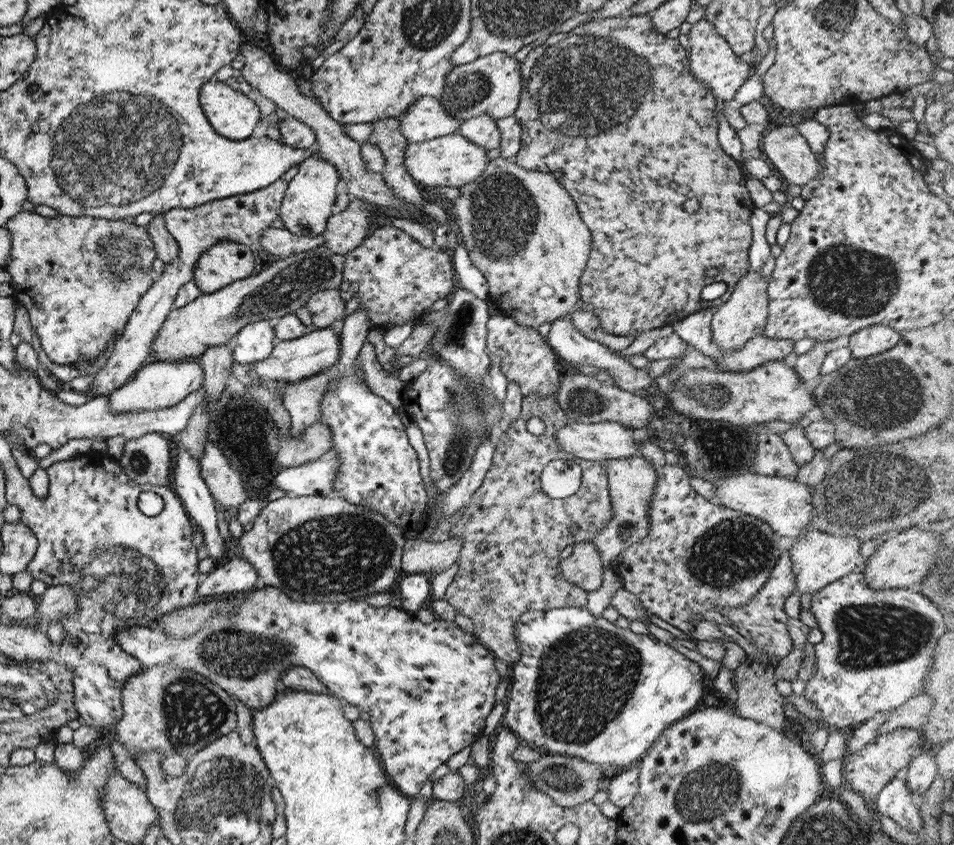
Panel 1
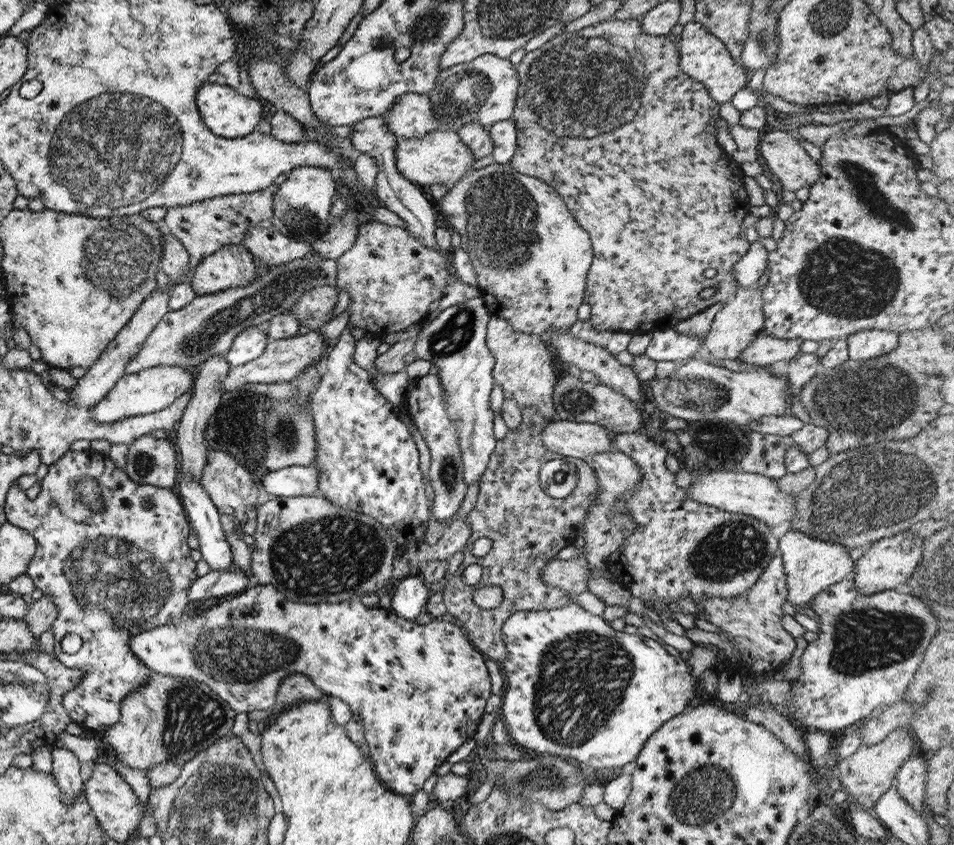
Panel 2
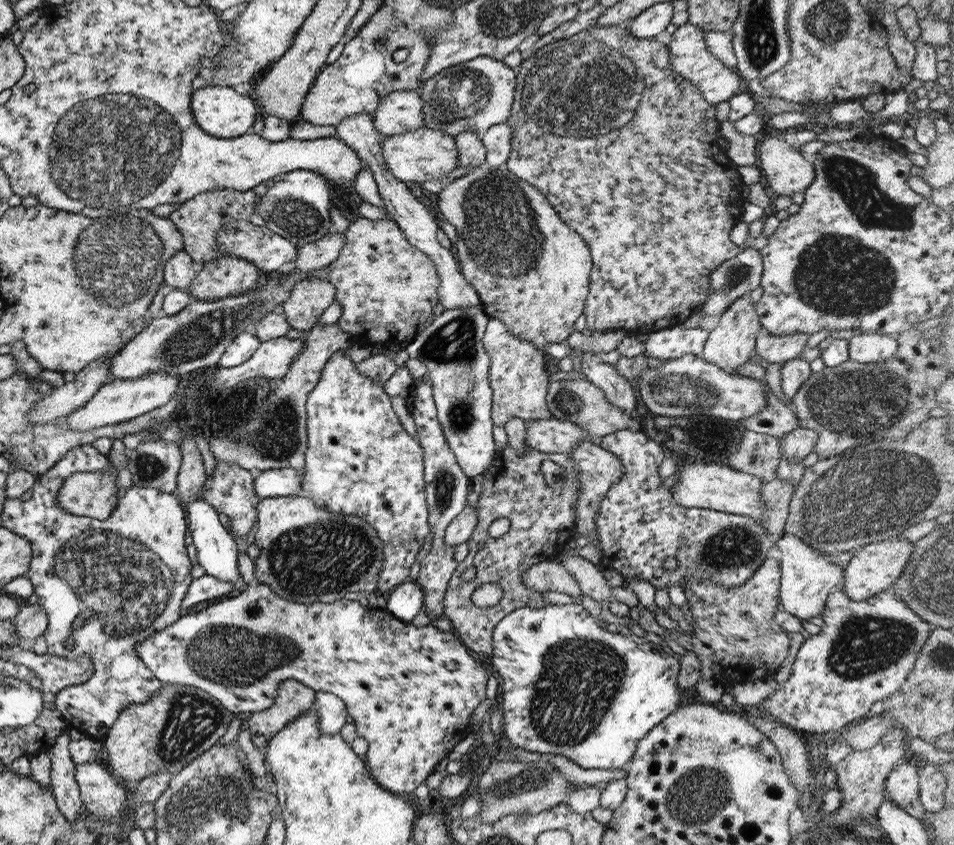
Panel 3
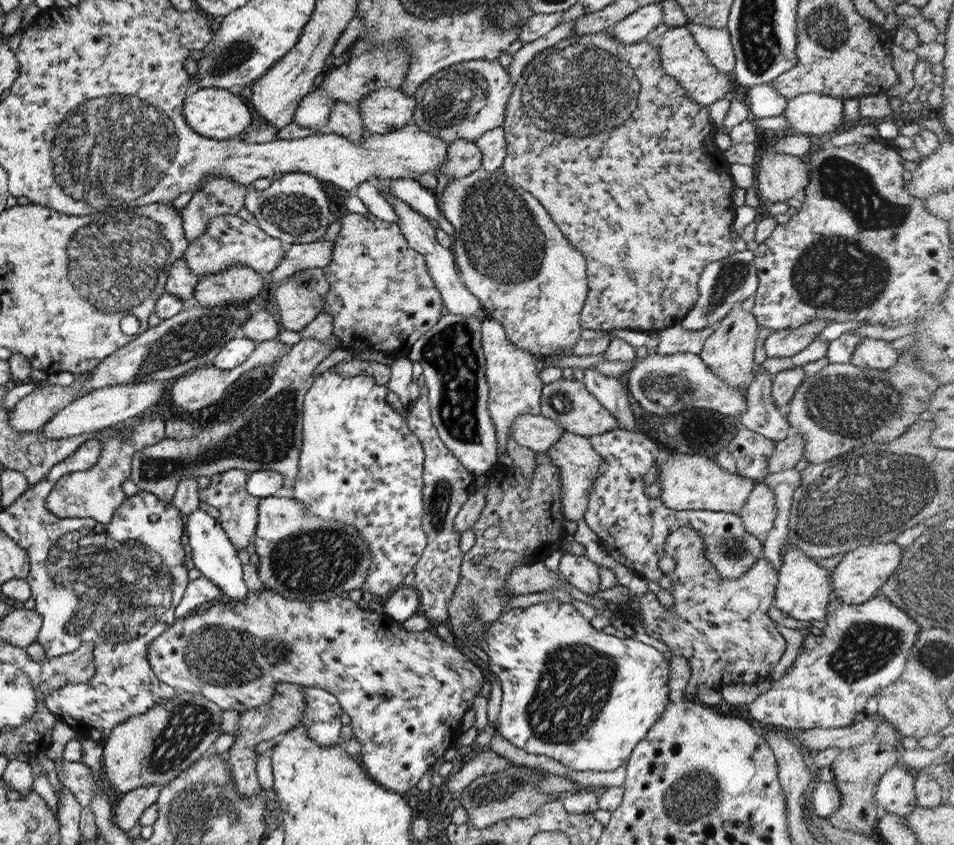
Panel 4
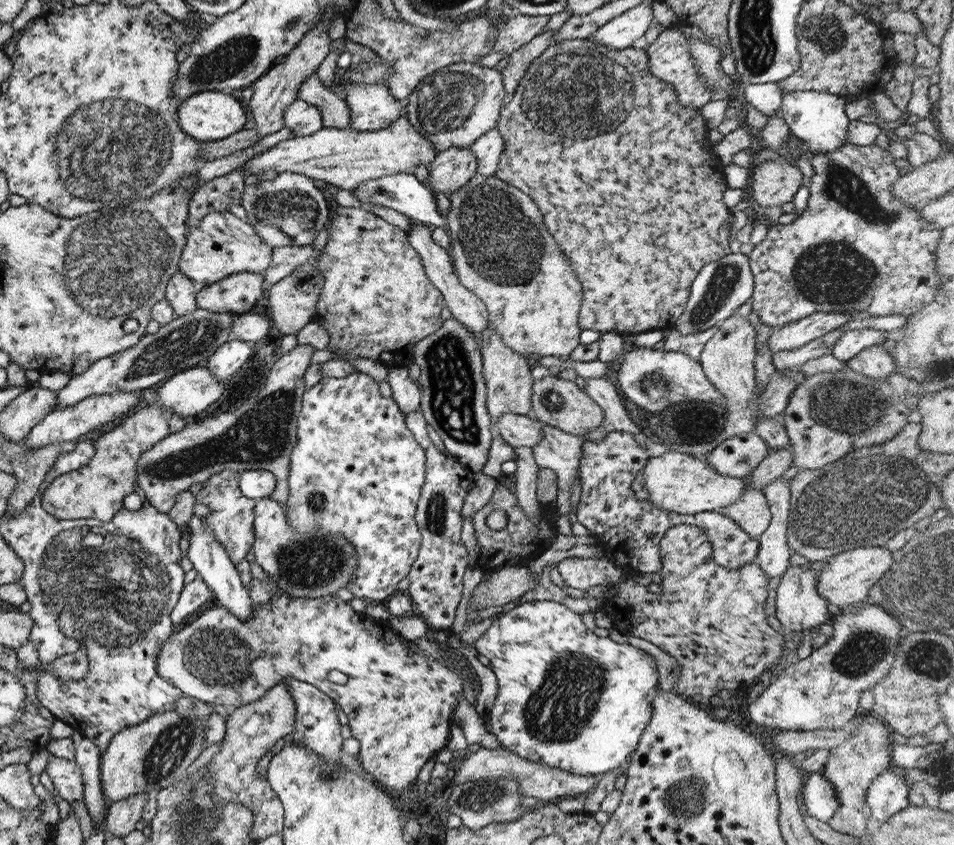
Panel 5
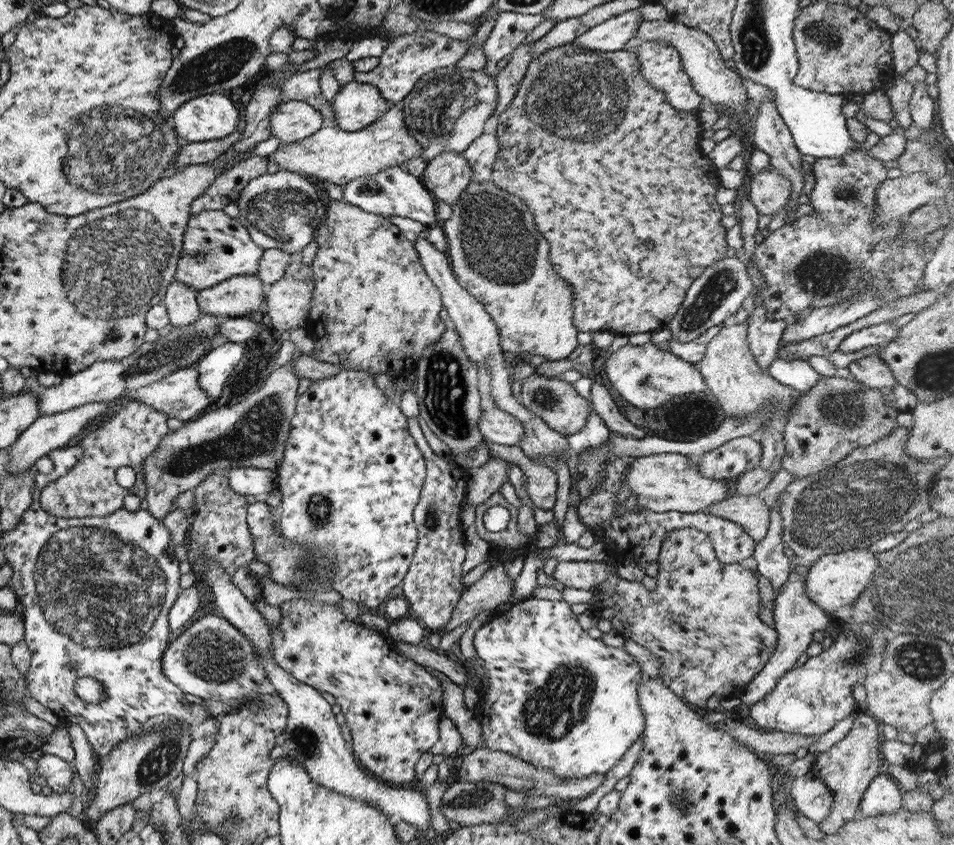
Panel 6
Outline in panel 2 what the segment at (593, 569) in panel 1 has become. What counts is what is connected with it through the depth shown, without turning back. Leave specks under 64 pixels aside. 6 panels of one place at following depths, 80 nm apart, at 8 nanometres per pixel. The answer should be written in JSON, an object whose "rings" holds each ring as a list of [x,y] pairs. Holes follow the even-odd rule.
{"rings":[[[577,537],[572,546],[577,548],[577,556],[571,560],[553,559],[539,573],[539,580],[545,586],[563,590],[567,594],[580,594],[587,591],[585,581],[589,577],[589,571],[592,566],[585,562],[585,558],[581,556],[584,540],[582,537]]]}

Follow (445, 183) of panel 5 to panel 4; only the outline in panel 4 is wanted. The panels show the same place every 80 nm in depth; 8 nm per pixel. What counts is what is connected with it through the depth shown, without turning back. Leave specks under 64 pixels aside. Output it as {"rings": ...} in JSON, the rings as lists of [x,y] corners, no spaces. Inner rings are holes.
{"rings":[[[458,138],[448,144],[445,161],[437,174],[445,175],[448,183],[465,178],[481,167],[482,154],[474,141]]]}

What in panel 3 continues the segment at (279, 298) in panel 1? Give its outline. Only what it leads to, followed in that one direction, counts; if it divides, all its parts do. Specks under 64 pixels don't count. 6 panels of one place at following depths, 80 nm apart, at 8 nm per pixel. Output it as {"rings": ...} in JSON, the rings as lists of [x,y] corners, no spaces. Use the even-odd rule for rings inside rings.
{"rings":[[[329,265],[317,267],[310,271],[293,269],[282,275],[276,271],[263,275],[259,288],[227,295],[223,298],[204,301],[193,299],[183,310],[171,316],[158,316],[150,320],[141,332],[127,342],[119,352],[112,355],[108,382],[113,379],[128,379],[150,372],[166,372],[179,375],[217,364],[225,347],[239,334],[245,326],[253,324],[267,313],[281,310],[289,298],[291,287],[302,278],[320,278],[328,280]]]}

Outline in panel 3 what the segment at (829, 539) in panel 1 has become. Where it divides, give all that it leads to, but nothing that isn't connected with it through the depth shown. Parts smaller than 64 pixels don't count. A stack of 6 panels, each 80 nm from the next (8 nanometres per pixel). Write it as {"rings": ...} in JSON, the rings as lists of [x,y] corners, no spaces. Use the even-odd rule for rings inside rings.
{"rings":[[[784,532],[774,545],[781,556],[781,560],[779,560],[781,579],[777,590],[779,608],[799,619],[807,620],[811,616],[817,616],[823,608],[827,596],[841,585],[845,564],[833,564],[831,556],[834,554],[827,556],[817,550],[811,550],[811,546],[803,544],[799,538]]]}

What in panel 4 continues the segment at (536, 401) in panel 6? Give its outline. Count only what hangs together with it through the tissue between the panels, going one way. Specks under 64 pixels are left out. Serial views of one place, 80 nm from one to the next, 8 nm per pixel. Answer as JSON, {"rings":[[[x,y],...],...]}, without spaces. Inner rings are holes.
{"rings":[[[558,379],[541,387],[539,397],[540,414],[551,419],[564,432],[578,434],[584,437],[603,434],[617,428],[617,419],[599,404],[599,401],[586,389],[583,381],[575,379]]]}

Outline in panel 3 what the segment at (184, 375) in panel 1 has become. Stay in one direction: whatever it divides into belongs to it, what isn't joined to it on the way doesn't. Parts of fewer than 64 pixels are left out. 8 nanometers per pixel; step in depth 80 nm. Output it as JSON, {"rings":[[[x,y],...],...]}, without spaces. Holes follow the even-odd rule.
{"rings":[[[150,372],[128,379],[113,379],[105,383],[81,408],[63,416],[66,427],[74,431],[125,422],[163,406],[170,398],[179,394],[179,378],[166,372]]]}

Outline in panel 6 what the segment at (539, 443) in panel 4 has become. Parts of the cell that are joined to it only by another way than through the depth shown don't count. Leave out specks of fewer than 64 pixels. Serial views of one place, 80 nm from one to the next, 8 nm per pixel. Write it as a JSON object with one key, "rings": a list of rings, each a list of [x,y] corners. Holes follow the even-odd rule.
{"rings":[[[497,407],[489,411],[482,410],[478,418],[478,429],[487,443],[497,443],[505,448],[515,448],[516,442],[524,435],[523,425],[514,416]]]}

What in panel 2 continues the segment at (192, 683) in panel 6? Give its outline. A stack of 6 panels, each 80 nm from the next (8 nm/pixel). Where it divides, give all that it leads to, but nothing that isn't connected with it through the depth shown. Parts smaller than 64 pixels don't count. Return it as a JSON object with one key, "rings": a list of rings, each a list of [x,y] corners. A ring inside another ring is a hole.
{"rings":[[[257,585],[255,588],[245,589],[236,597],[217,603],[206,609],[201,615],[185,617],[183,621],[172,624],[153,627],[145,632],[138,632],[129,638],[129,651],[139,659],[147,669],[153,673],[162,675],[193,679],[207,685],[217,696],[221,697],[236,713],[251,712],[251,710],[267,710],[272,708],[276,701],[276,692],[281,679],[291,673],[299,673],[307,677],[317,688],[320,688],[325,695],[337,697],[348,704],[352,714],[361,716],[361,724],[365,734],[365,742],[368,746],[369,760],[373,766],[378,779],[386,785],[387,790],[411,797],[418,791],[422,791],[423,783],[435,768],[454,750],[457,750],[463,742],[472,738],[479,719],[484,714],[487,699],[491,695],[491,682],[487,675],[487,668],[483,663],[483,656],[466,640],[464,632],[459,626],[451,622],[433,619],[427,624],[418,625],[414,621],[405,620],[395,614],[390,608],[367,607],[358,599],[349,599],[338,603],[315,603],[303,604],[291,602],[283,594],[277,592],[270,585]]]}

